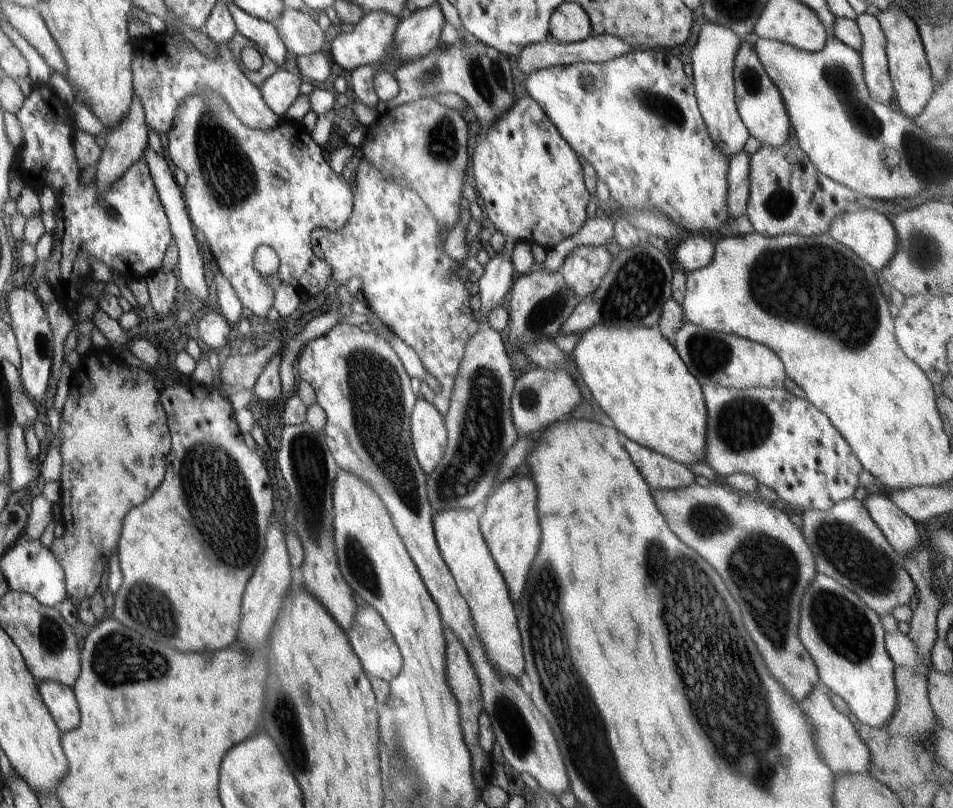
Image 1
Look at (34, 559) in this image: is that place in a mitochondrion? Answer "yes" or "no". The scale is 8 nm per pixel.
no

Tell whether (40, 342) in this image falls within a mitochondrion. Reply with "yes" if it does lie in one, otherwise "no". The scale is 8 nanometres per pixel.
yes

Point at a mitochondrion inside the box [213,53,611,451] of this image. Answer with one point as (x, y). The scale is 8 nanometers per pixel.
(545, 312)

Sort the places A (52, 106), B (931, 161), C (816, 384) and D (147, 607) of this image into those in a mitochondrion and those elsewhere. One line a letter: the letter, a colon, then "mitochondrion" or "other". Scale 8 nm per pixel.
A: other
B: mitochondrion
C: other
D: mitochondrion

